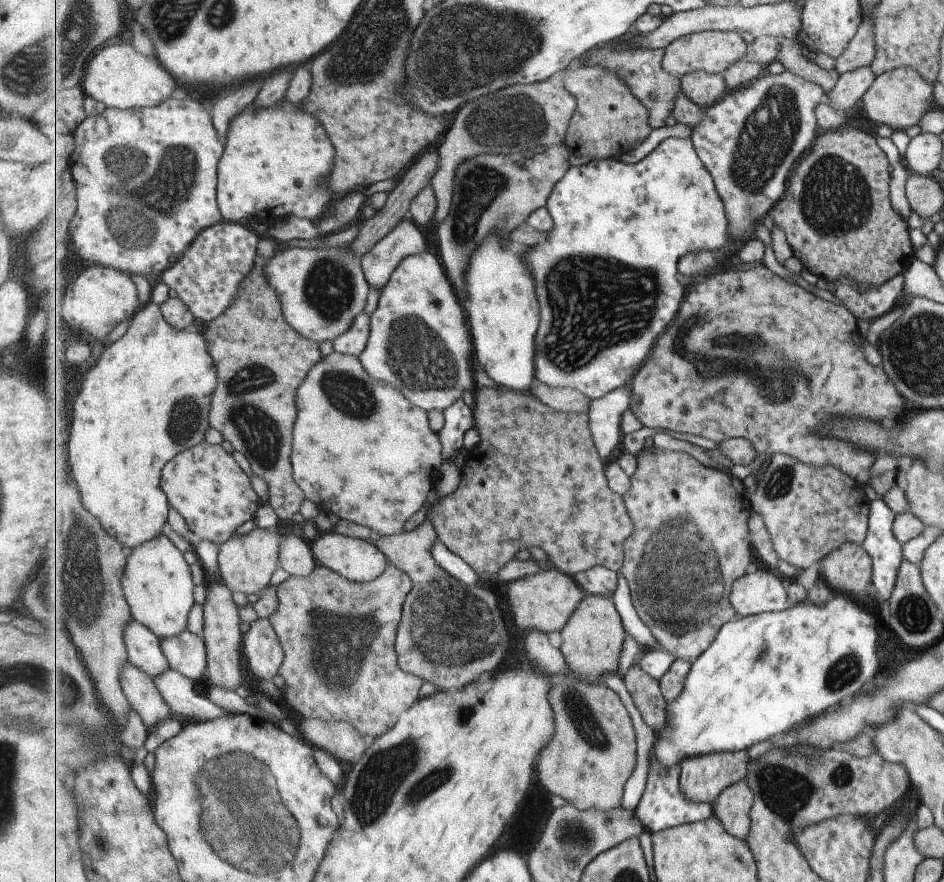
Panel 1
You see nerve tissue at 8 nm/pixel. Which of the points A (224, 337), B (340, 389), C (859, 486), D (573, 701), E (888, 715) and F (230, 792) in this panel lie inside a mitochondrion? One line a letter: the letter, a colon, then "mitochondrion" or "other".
A: other
B: mitochondrion
C: other
D: mitochondrion
E: other
F: mitochondrion

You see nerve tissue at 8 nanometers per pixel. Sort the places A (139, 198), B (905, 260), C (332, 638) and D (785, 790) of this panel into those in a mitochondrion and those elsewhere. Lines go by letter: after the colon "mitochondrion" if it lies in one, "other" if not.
A: mitochondrion
B: other
C: mitochondrion
D: mitochondrion

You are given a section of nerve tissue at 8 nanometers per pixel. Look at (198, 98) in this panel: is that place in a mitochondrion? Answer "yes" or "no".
no

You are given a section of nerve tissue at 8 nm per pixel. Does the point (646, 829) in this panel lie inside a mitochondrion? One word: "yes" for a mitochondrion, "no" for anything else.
no

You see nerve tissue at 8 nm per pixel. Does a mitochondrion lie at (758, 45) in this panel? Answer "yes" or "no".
no

